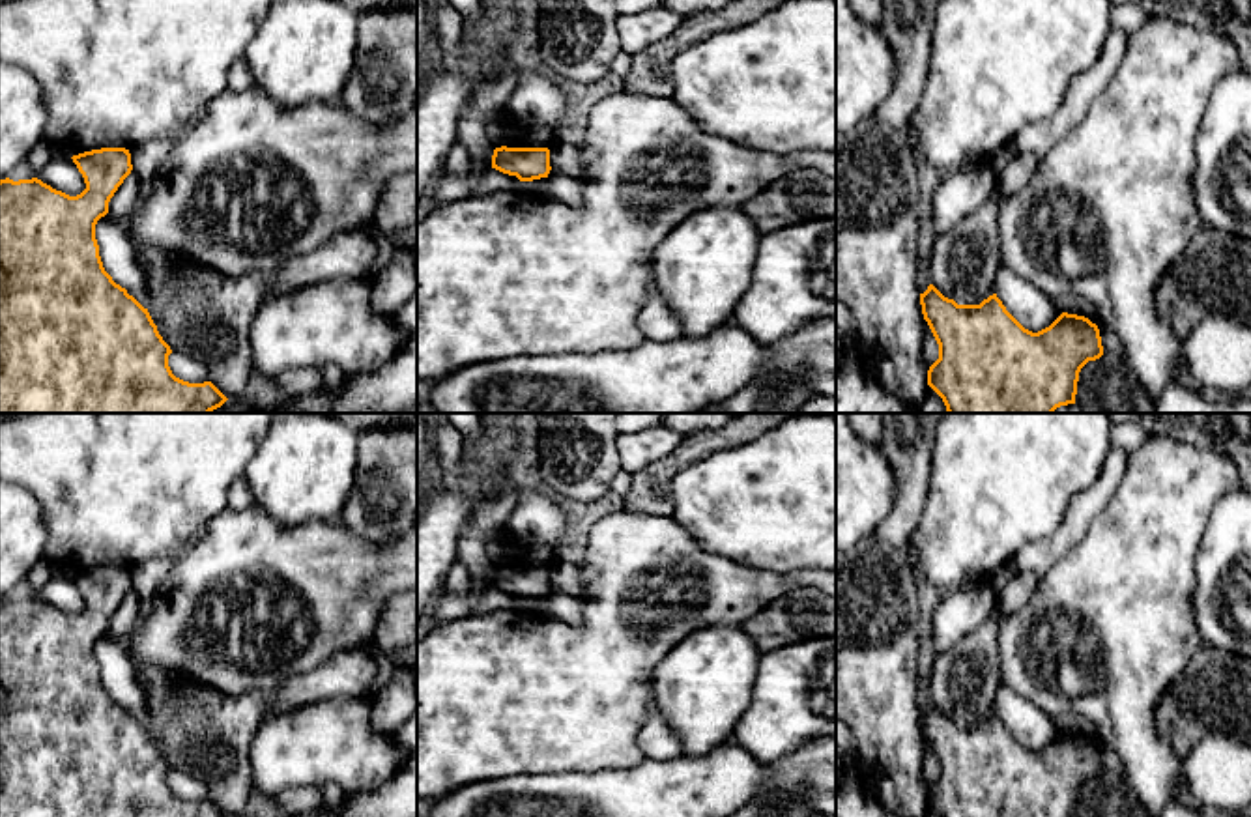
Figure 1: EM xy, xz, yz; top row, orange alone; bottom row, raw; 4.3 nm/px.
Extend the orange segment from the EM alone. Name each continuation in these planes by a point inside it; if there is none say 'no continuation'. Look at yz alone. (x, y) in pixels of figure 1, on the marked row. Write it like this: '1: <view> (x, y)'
no continuation

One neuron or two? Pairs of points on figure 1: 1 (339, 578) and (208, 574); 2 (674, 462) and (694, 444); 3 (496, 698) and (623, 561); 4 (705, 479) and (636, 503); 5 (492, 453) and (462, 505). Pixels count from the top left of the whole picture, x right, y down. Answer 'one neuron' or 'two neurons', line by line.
1: one neuron
2: one neuron
3: one neuron
4: two neurons
5: one neuron

